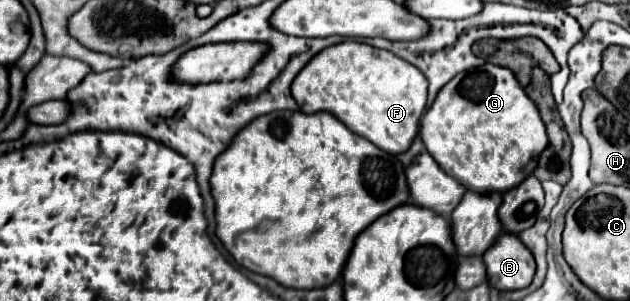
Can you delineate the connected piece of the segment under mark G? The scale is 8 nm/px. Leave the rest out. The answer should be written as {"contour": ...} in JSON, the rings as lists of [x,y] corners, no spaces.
{"contour":[[[483,64],[481,68],[461,72],[447,86],[443,86],[433,106],[425,112],[421,120],[421,138],[429,154],[447,174],[457,178],[457,182],[465,188],[481,194],[503,194],[519,186],[527,176],[535,172],[535,166],[539,164],[539,154],[547,146],[547,130],[543,126],[543,120],[539,118],[537,106],[527,98],[513,72],[495,64]]]}

